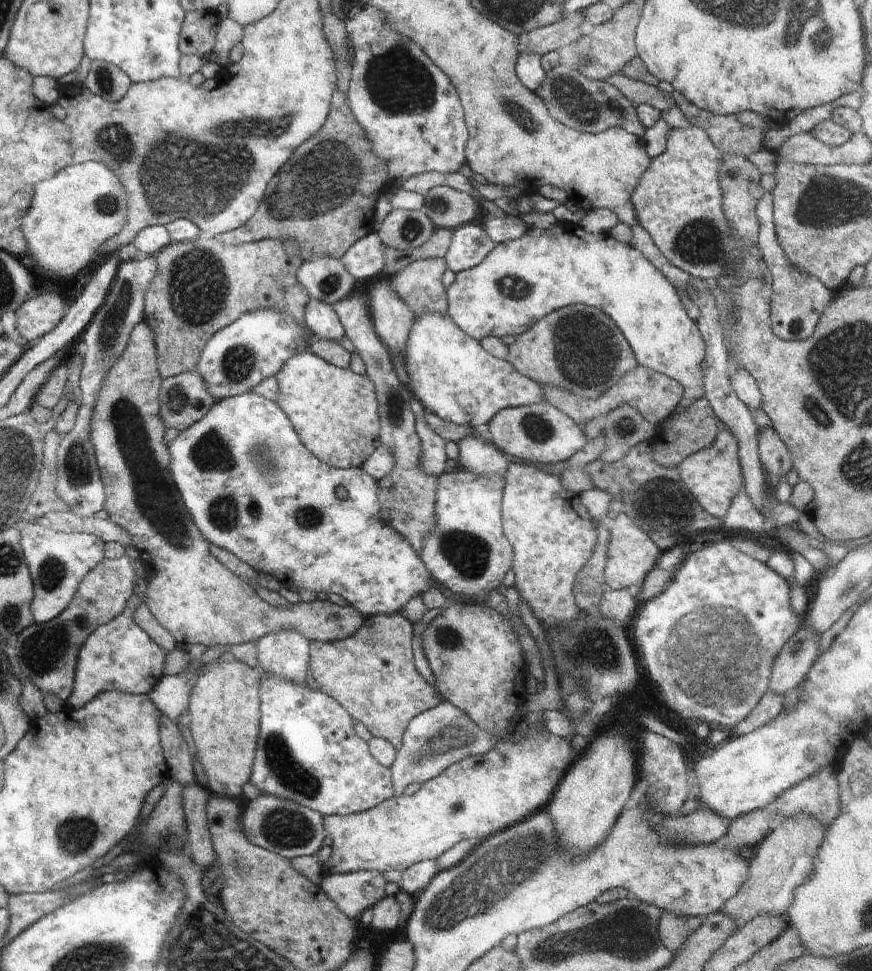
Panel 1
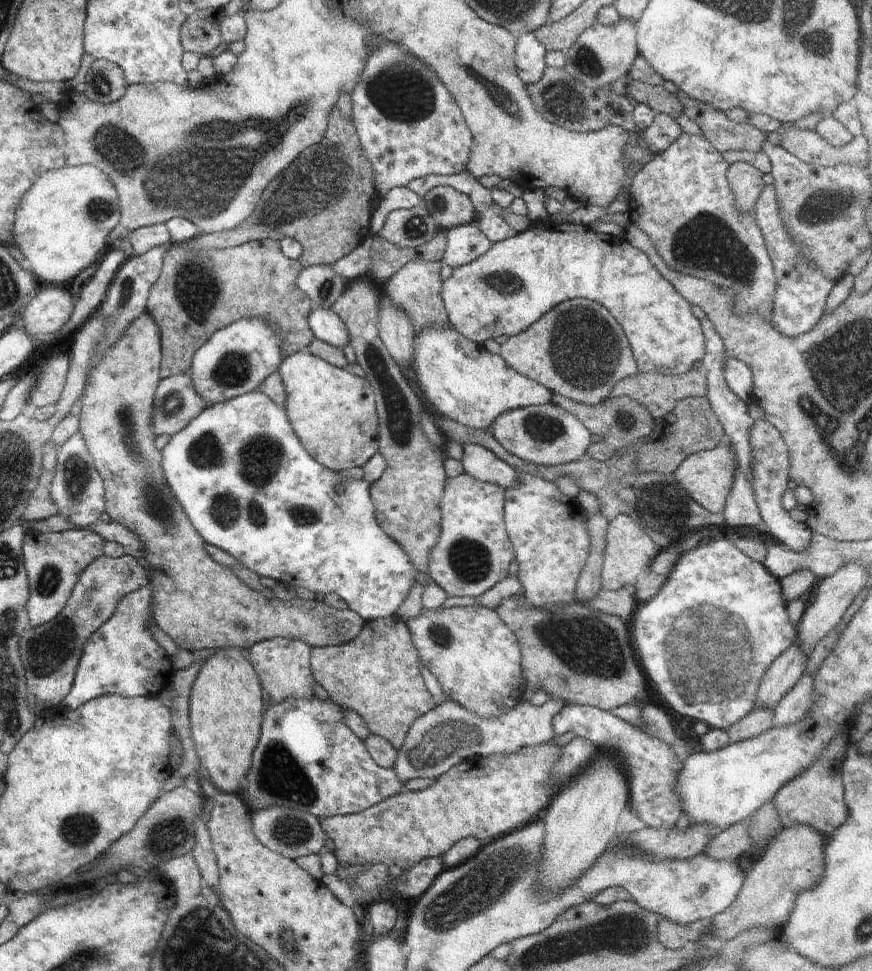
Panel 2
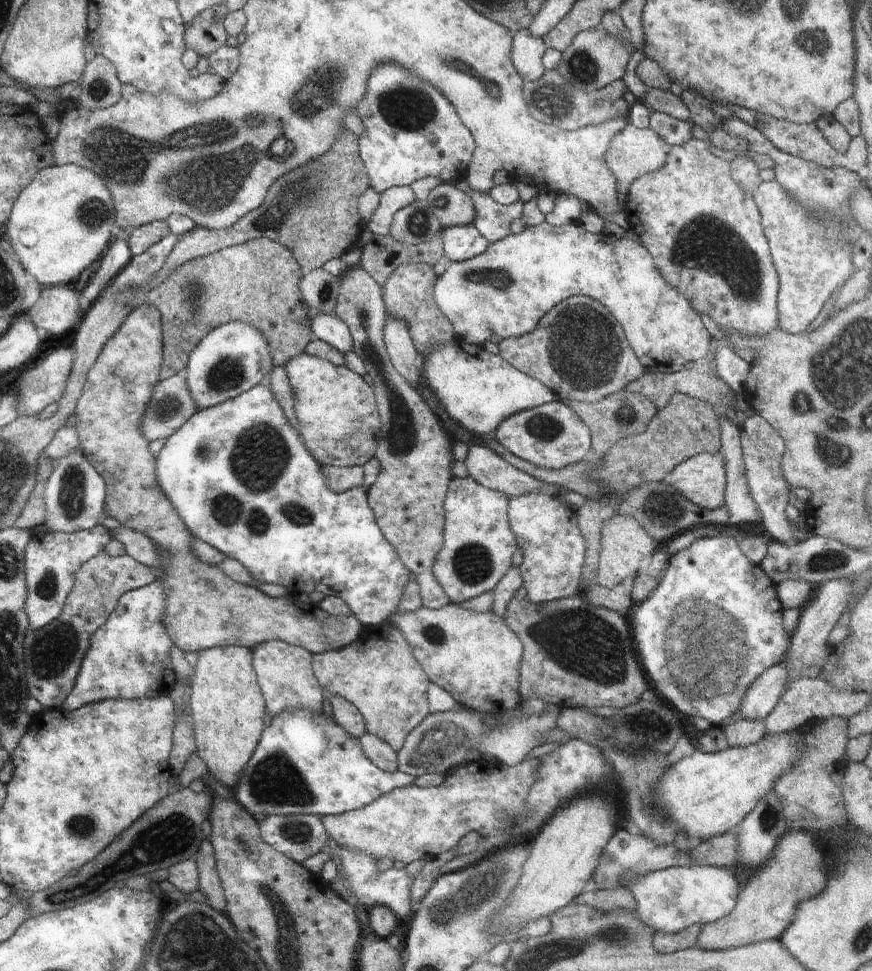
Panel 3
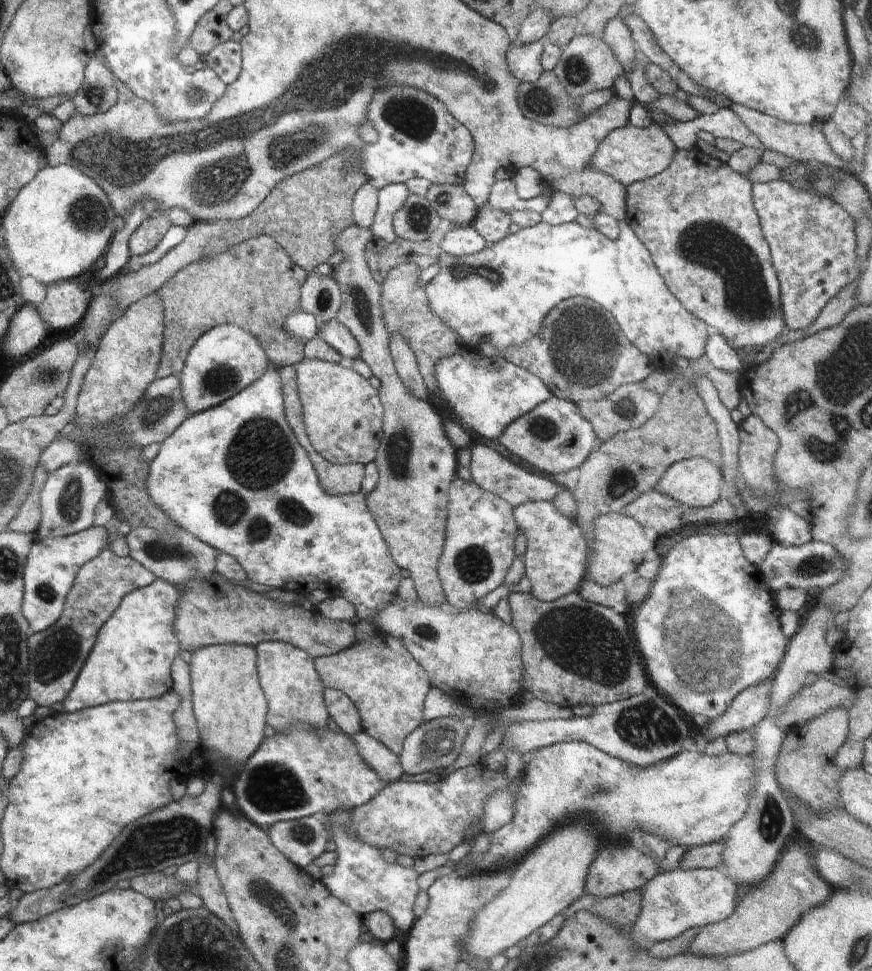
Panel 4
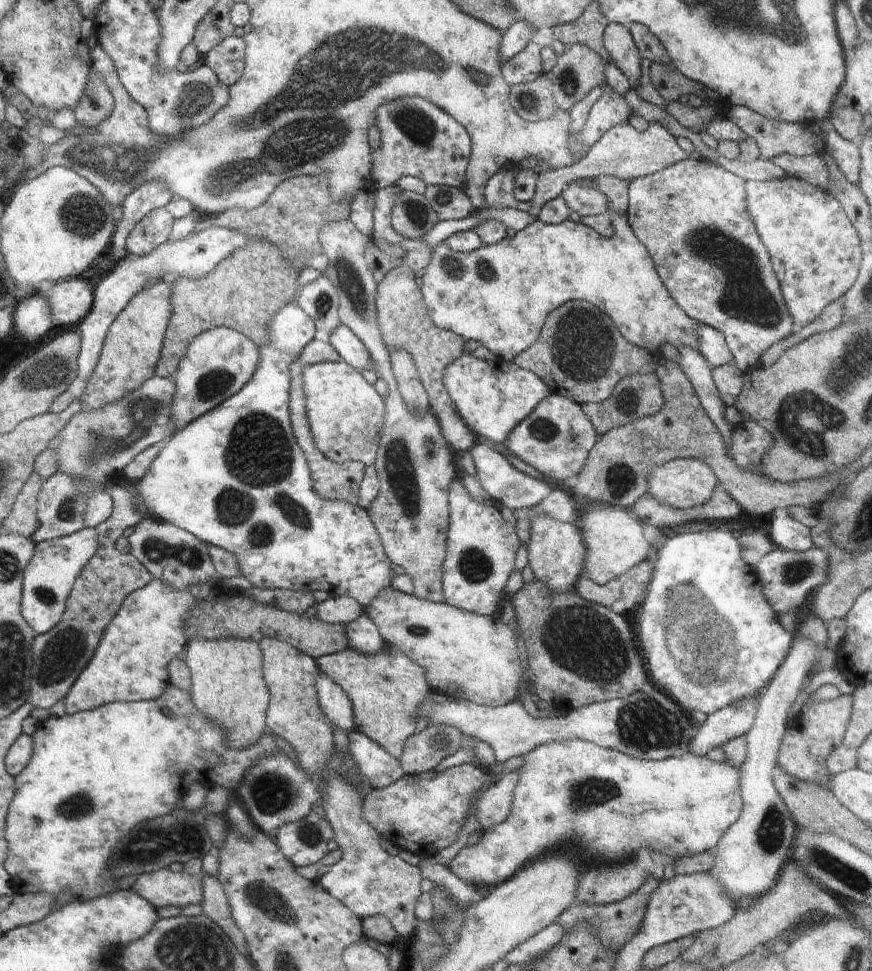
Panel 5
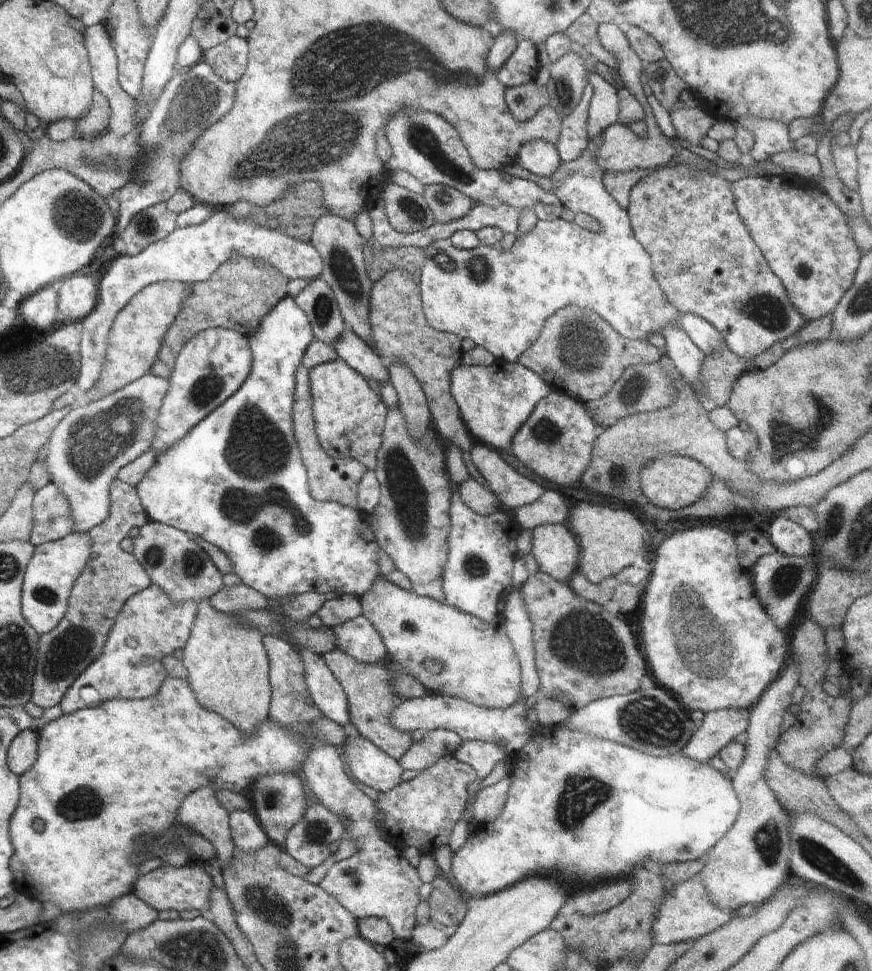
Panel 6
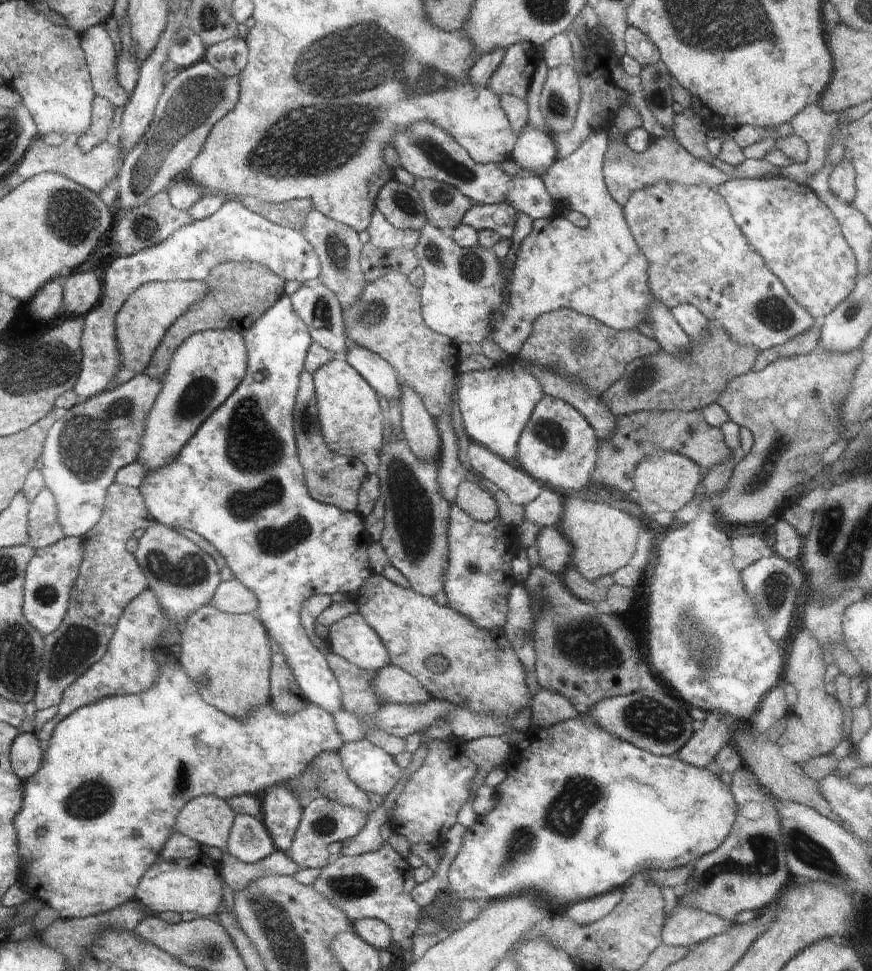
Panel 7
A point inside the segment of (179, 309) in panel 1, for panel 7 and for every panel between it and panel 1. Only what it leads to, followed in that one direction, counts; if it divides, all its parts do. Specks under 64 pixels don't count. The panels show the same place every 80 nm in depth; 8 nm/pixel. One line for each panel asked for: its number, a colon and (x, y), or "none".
2: (199, 291)
3: (257, 282)
4: (254, 284)
5: (244, 293)
6: (237, 296)
7: (239, 292)

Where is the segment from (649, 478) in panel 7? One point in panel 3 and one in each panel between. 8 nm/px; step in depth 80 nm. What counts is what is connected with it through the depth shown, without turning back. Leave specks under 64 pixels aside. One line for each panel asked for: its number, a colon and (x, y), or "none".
3: (701, 479)
4: (696, 482)
5: (683, 483)
6: (672, 482)

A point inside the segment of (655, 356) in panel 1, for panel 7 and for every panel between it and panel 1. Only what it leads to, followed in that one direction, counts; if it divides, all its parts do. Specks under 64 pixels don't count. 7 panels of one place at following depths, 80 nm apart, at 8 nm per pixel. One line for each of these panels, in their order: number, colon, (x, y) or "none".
2: (506, 290)
3: (505, 291)
4: (502, 293)
5: (499, 295)
6: (500, 299)
7: (599, 271)

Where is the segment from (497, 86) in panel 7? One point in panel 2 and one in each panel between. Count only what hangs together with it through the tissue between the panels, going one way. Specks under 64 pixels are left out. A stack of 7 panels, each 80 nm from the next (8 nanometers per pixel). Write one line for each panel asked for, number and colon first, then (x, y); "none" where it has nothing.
2: (530, 53)
3: (528, 50)
4: (524, 61)
5: (524, 67)
6: (522, 67)

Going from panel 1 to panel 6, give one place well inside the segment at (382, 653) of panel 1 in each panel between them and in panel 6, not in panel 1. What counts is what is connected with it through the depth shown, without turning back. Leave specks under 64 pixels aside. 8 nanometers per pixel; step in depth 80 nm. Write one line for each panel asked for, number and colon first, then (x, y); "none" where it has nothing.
2: (377, 674)
3: (381, 678)
4: (388, 687)
5: (386, 689)
6: (372, 695)

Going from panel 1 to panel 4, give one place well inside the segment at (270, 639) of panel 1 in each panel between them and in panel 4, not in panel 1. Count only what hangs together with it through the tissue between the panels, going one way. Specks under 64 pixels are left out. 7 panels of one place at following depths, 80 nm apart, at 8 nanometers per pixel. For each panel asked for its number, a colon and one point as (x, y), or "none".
2: (282, 664)
3: (284, 673)
4: (294, 693)

